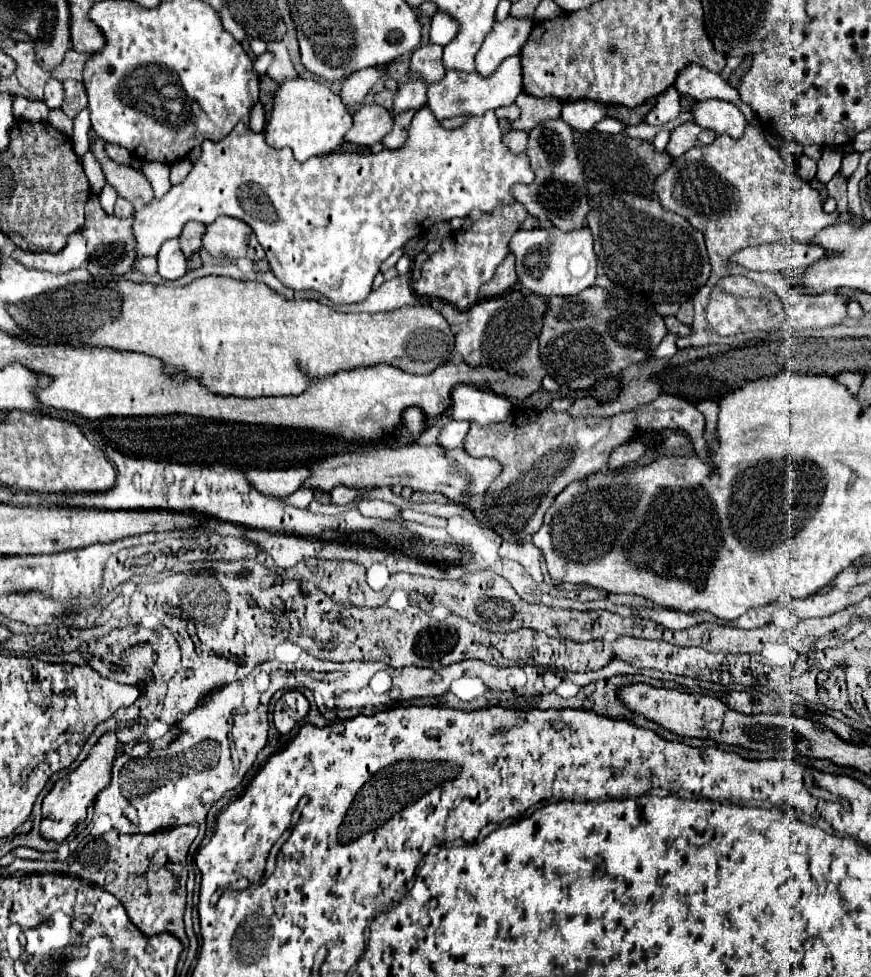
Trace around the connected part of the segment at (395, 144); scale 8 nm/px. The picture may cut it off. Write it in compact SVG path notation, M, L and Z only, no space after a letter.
M406 112L404 116L400 114L398 118L394 118L392 132L388 136L384 136L382 144L386 148L400 148L406 142L406 138L408 138L408 126L410 126L412 118L414 118L414 112Z

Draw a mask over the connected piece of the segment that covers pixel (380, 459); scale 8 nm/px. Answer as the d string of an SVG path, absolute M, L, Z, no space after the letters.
M438 444L432 446L402 446L402 448L380 448L368 452L352 452L342 456L332 456L316 462L312 478L304 482L314 490L330 492L332 488L344 484L354 488L380 488L380 486L410 486L412 490L440 492L450 500L462 502L462 490L468 488L472 494L484 494L490 482L500 474L500 466L488 458L472 458L464 450L446 450Z

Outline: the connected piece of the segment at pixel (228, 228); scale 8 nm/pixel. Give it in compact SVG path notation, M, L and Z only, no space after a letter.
M222 216L214 224L206 226L202 244L214 258L250 258L254 262L264 258L264 250L258 244L252 228L246 222L240 222L238 218L230 216Z

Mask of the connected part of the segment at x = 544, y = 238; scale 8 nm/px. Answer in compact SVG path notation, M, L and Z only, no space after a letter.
M558 228L546 230L518 230L512 236L510 250L516 256L516 272L526 290L538 296L570 296L580 294L596 280L596 254L592 248L590 228L562 232Z

